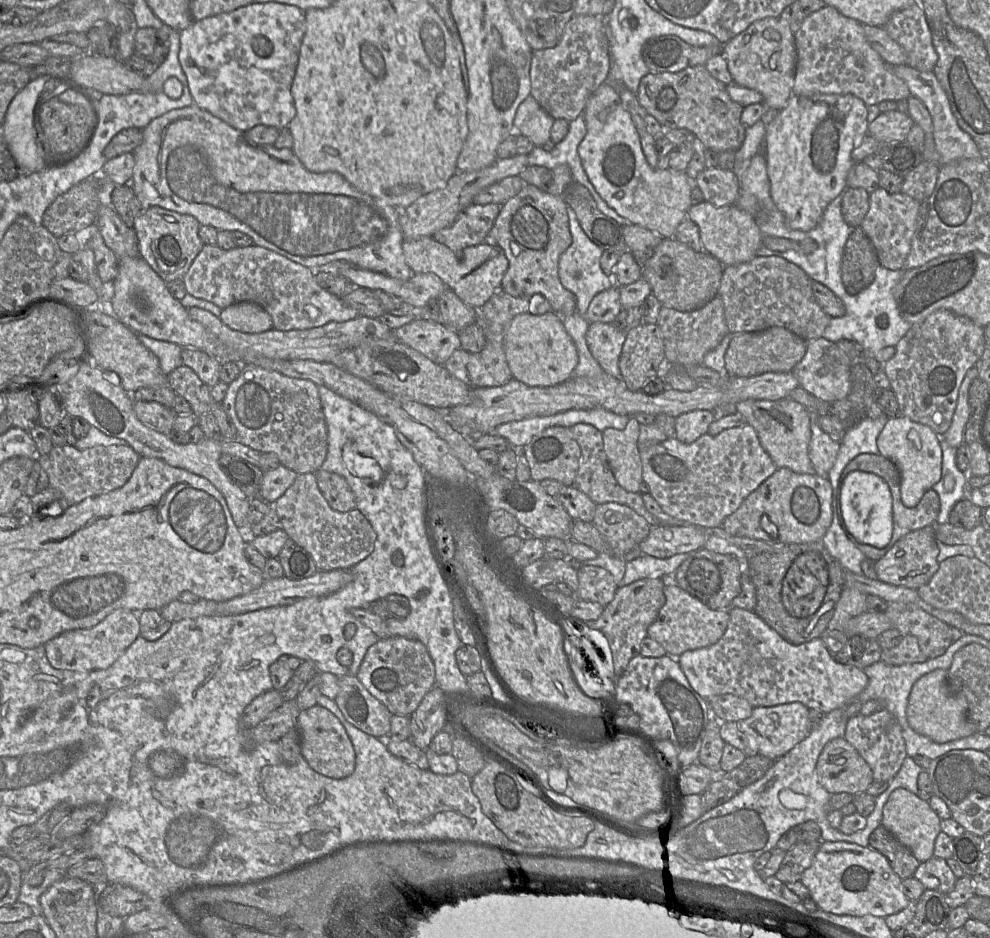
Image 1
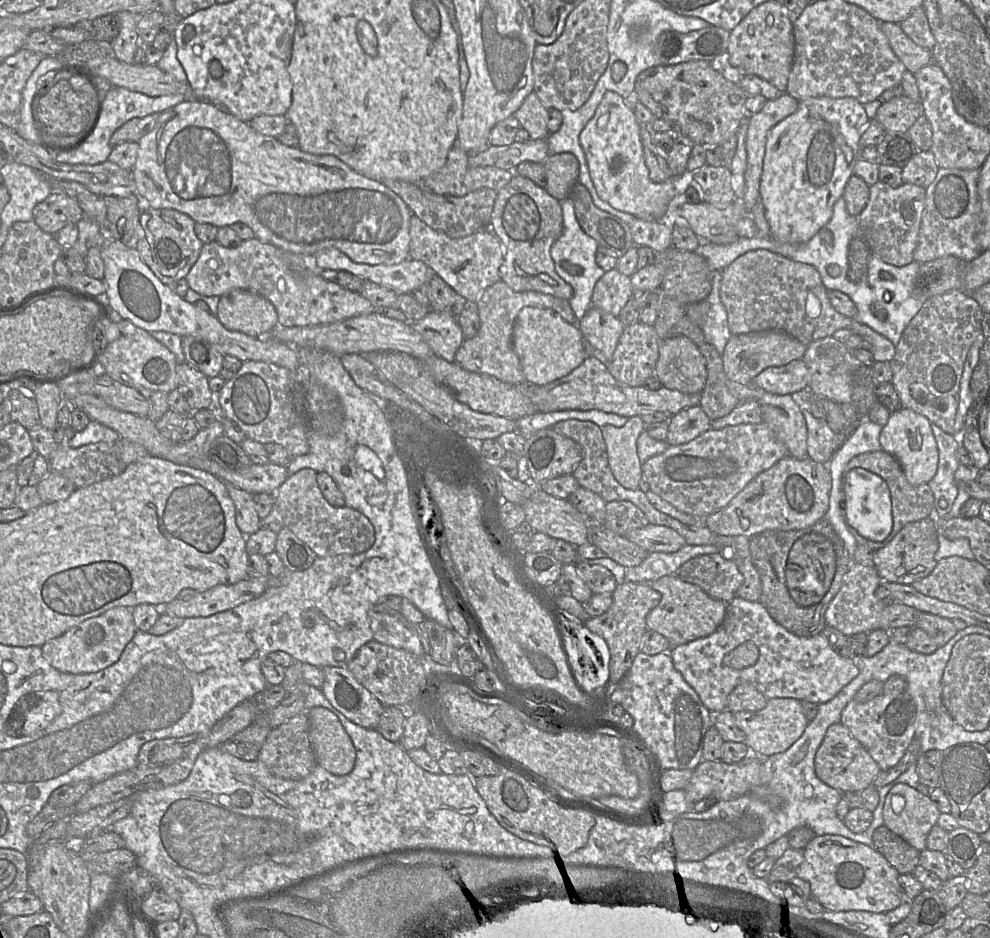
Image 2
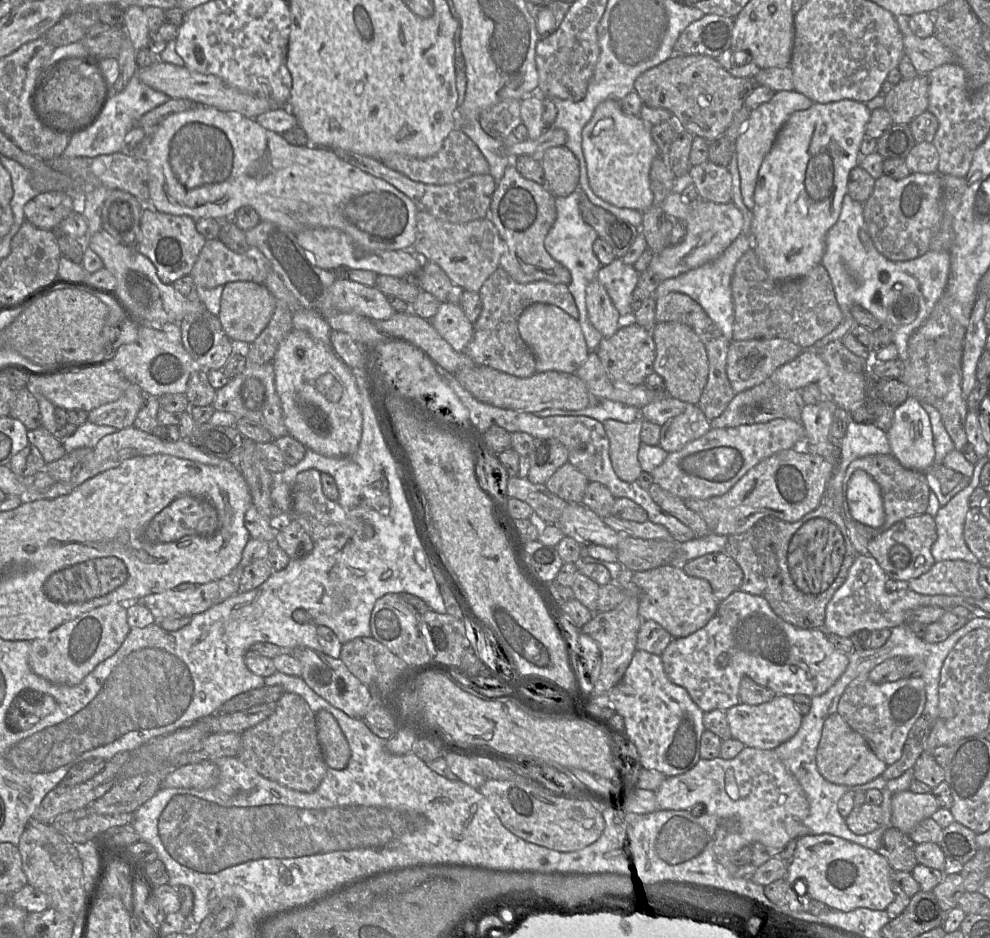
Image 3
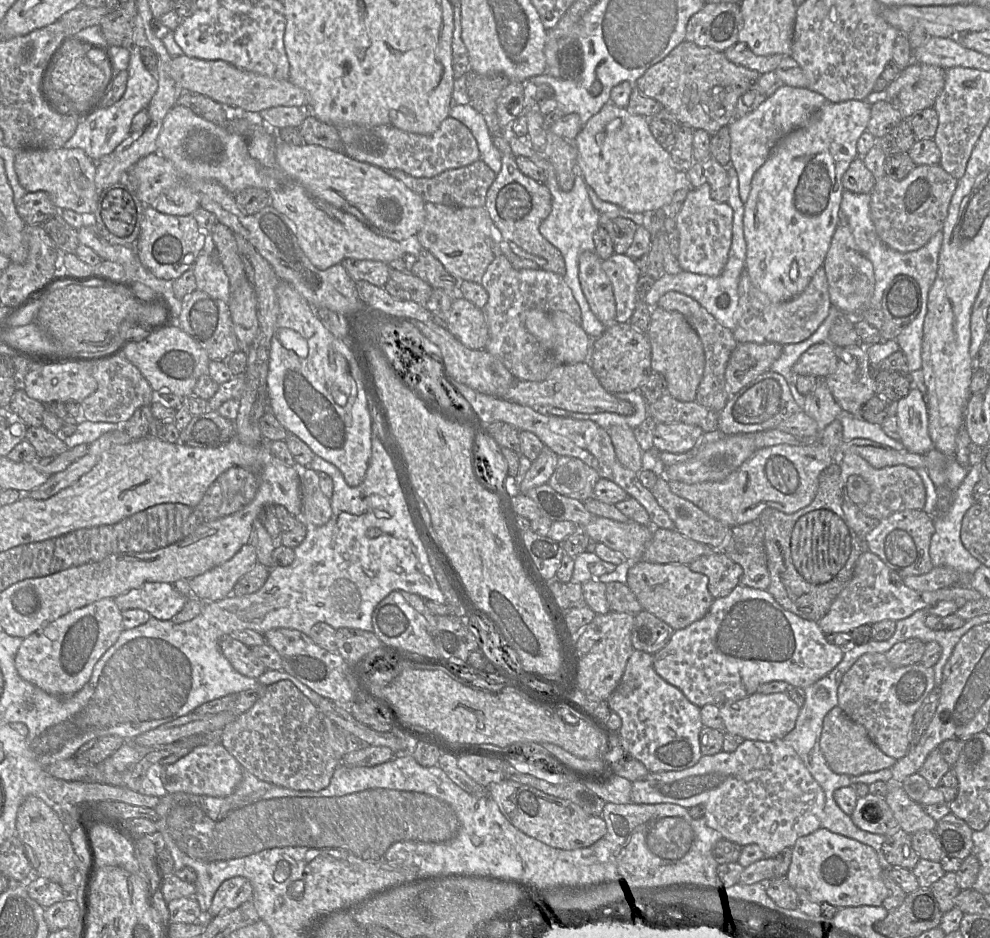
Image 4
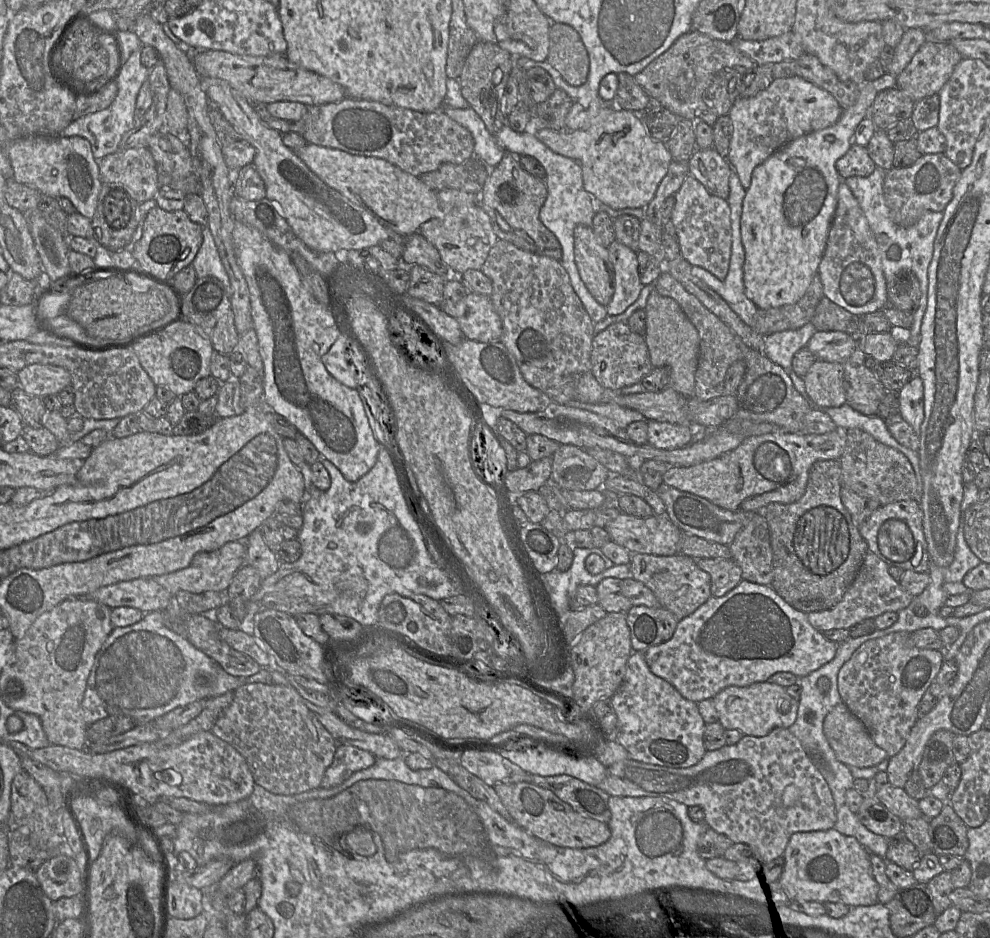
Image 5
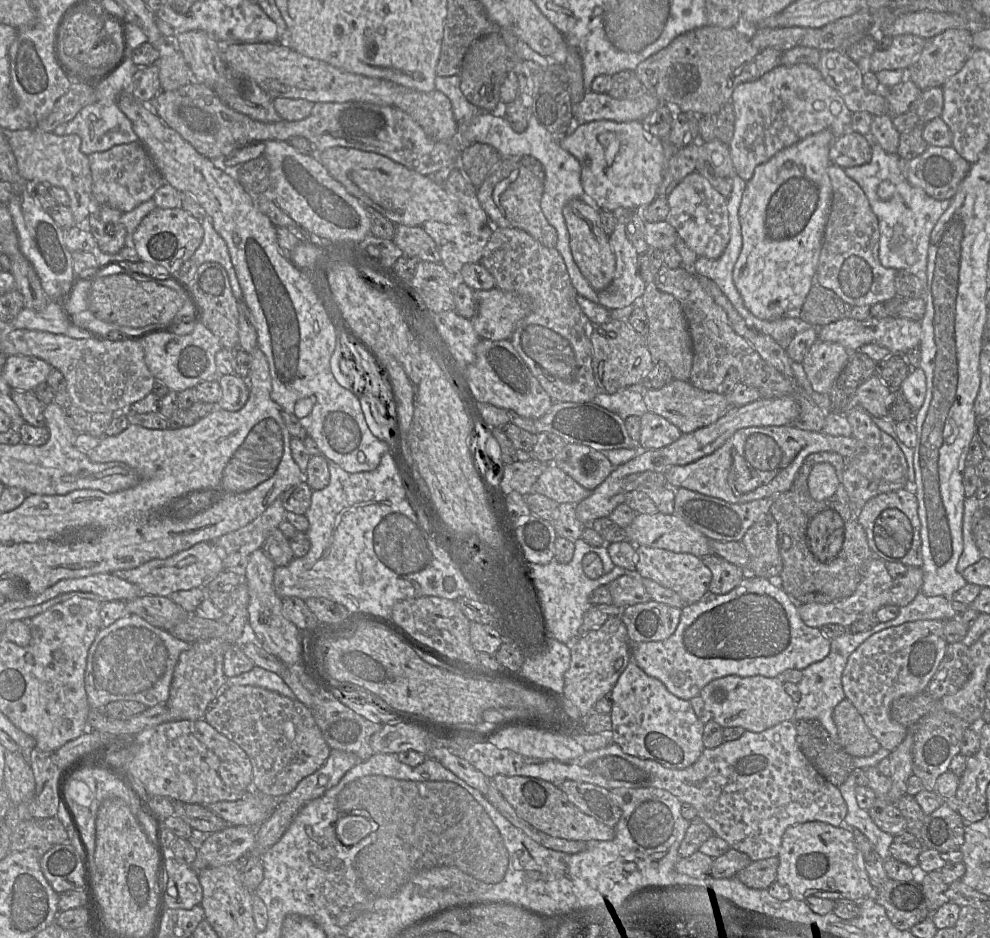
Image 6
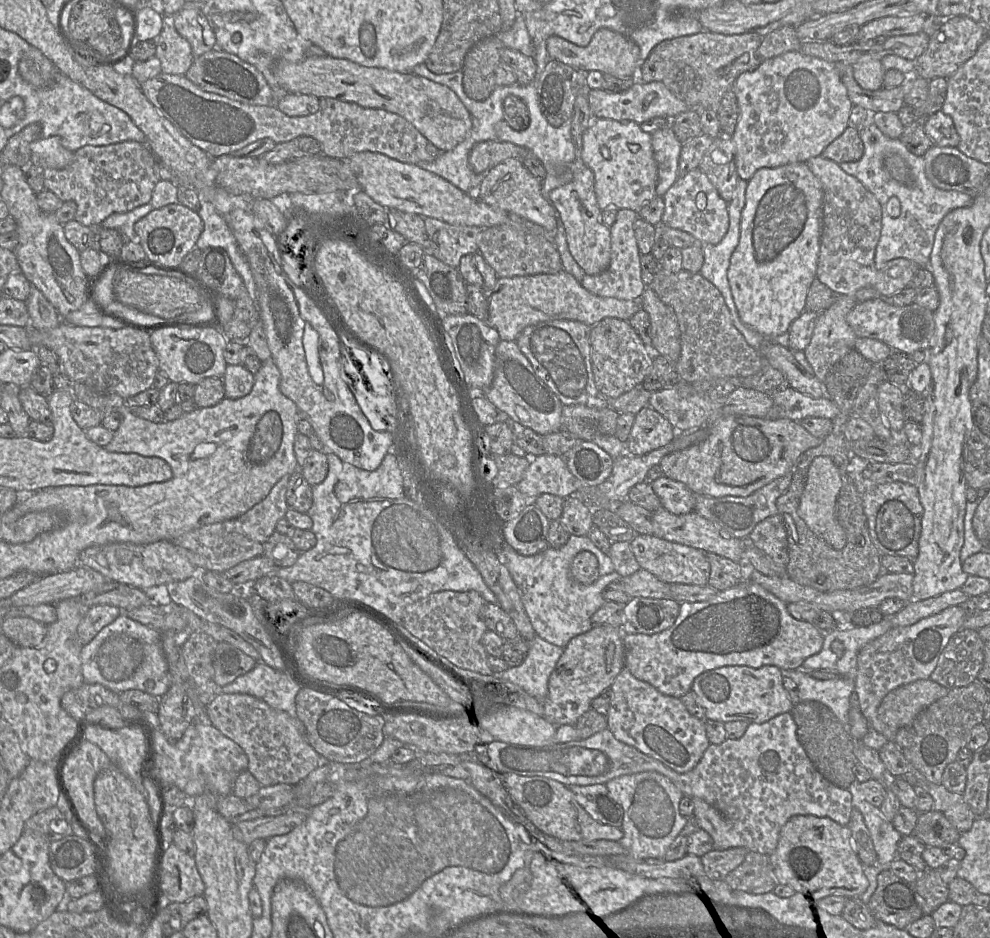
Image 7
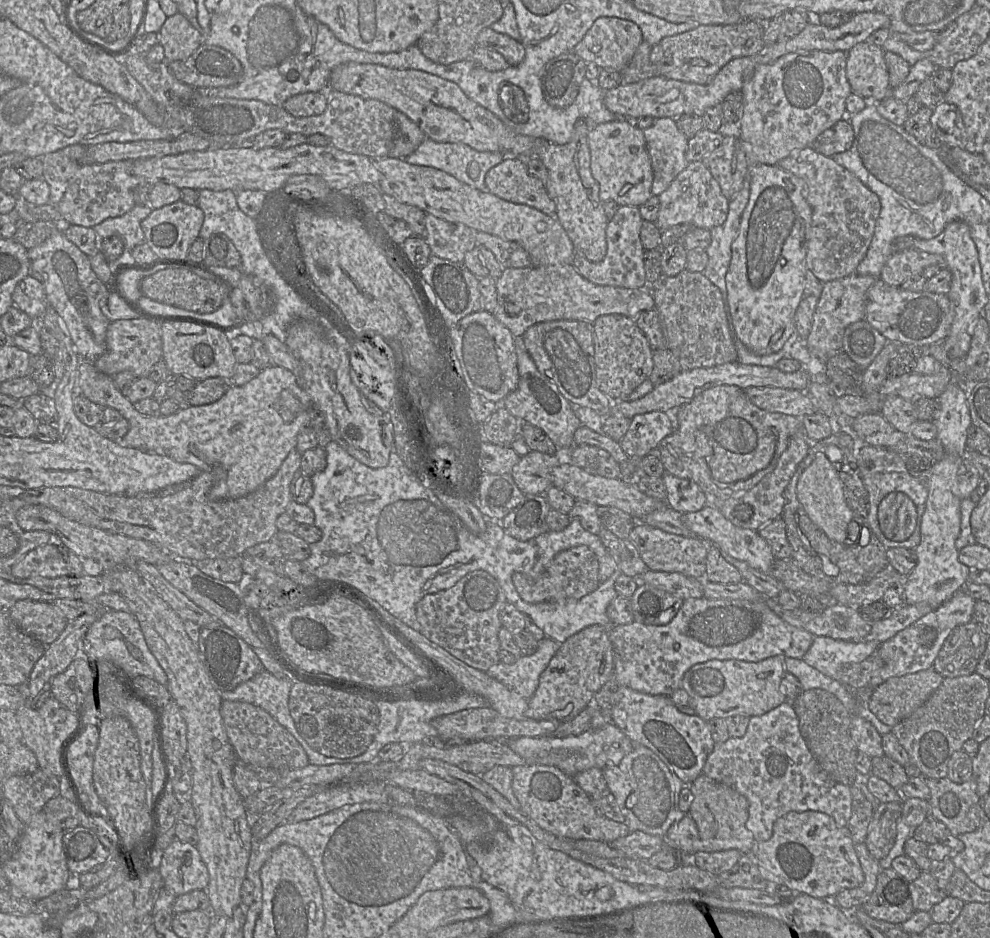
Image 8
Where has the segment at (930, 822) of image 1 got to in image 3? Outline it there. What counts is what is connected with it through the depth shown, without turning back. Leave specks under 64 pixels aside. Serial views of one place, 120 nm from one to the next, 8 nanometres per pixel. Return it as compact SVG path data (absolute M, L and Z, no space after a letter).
M897 792L891 799L891 825L909 835L924 819L931 818L940 805L931 793Z

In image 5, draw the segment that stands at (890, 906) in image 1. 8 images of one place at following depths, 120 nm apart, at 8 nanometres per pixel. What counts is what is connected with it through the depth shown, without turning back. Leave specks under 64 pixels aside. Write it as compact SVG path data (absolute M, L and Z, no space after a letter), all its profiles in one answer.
M835 830L796 832L784 852L785 867L780 885L792 895L795 903L843 903L849 907L878 902L879 885L872 873L871 853L852 836Z

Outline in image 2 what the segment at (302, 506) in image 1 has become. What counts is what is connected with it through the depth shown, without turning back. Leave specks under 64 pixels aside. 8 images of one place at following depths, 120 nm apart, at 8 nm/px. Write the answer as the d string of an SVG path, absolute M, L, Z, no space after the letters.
M311 468L301 469L290 475L276 491L284 526L305 542L318 557L359 554L367 551L375 542L375 528L360 511L330 504L317 482L318 472Z

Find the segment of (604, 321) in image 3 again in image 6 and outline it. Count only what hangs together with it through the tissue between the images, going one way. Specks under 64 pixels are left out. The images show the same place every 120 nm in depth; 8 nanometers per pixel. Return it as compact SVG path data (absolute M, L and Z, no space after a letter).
M575 199L563 208L563 216L570 236L571 252L582 275L596 292L606 289L613 280L616 259L610 236L602 229L599 209L582 199Z

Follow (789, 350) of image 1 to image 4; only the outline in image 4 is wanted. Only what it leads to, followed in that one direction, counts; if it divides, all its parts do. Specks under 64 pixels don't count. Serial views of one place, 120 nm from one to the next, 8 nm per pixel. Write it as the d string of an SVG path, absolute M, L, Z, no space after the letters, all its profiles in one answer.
M738 343L725 370L727 392L734 395L756 377L769 371L782 350L783 346L778 343Z

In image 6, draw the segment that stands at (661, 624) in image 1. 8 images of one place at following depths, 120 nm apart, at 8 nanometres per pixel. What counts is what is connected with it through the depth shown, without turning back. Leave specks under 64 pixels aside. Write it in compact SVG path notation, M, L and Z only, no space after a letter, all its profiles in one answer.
M641 545L636 546L635 551L635 572L643 578L673 590L681 597L685 605L691 605L710 593L712 572L703 563L702 558L689 553L677 553Z

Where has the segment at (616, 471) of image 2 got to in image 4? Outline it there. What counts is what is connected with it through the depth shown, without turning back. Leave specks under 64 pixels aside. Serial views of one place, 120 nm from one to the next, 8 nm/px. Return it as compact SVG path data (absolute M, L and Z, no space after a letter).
M614 425L607 429L619 462L626 468L639 473L642 470L643 451L635 438L633 429Z

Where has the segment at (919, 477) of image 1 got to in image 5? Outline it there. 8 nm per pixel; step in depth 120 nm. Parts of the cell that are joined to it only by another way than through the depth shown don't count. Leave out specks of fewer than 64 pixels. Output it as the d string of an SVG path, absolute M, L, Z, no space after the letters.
M915 376L899 391L900 415L919 434L924 420L924 389L919 376Z

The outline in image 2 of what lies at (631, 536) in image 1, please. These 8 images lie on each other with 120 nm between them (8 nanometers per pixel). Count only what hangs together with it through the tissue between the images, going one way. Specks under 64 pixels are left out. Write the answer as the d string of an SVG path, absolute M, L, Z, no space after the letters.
M610 501L606 504L604 525L619 535L649 524L644 512L630 501Z

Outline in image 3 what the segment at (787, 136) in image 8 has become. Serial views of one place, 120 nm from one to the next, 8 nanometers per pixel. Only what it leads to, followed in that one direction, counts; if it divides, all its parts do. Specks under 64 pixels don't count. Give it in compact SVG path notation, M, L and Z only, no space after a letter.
M795 90L780 91L776 92L769 102L761 104L751 111L747 124L735 141L741 194L743 203L749 211L753 212L755 206L754 191L760 167L772 149L779 131L793 113L806 110L812 105L811 99Z

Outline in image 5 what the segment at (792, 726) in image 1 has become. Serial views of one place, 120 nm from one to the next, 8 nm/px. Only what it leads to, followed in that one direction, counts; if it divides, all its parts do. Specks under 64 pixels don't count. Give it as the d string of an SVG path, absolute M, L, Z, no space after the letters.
M758 682L746 687L729 686L713 698L721 725L727 730L739 730L743 735L763 737L774 728L789 728L797 718L799 703L792 698L786 687Z

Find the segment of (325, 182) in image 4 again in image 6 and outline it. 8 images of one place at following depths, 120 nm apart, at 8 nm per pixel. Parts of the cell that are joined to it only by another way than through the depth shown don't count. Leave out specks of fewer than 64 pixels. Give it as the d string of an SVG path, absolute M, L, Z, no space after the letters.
M336 146L317 152L317 158L349 194L377 210L395 225L422 226L427 221L451 224L460 219L460 207L443 185L383 155Z

